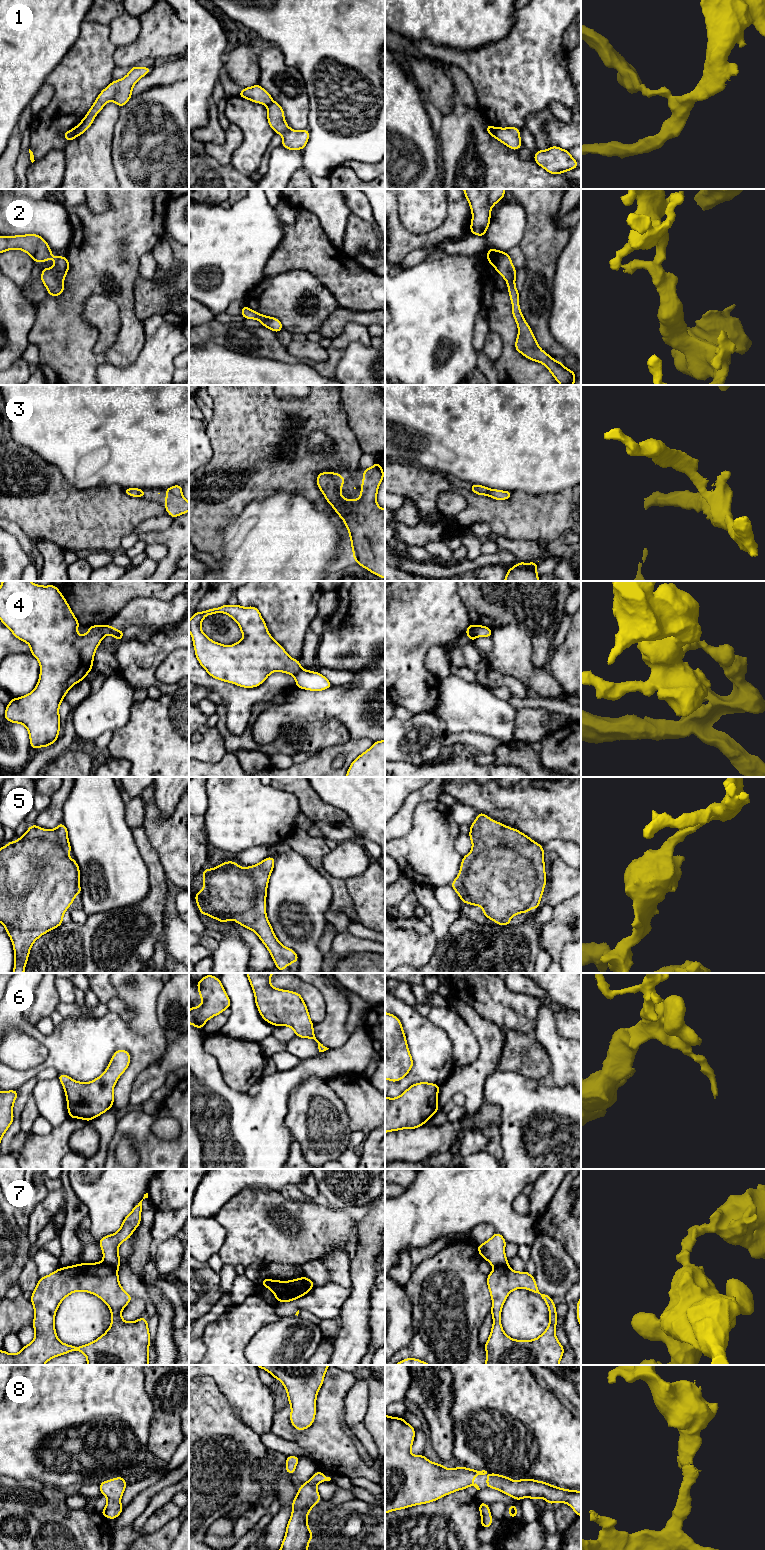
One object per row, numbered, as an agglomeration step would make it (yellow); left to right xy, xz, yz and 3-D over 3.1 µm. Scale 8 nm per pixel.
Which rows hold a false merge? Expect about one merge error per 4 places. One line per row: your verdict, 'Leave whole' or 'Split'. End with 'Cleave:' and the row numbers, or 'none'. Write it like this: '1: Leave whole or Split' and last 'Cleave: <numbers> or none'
1: Split
2: Leave whole
3: Leave whole
4: Split
5: Leave whole
6: Leave whole
7: Split
8: Leave whole
Cleave: 1, 4, 7

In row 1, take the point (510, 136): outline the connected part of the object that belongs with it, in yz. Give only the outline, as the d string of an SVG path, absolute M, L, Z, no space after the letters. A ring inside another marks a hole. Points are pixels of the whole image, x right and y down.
M495 127L495 136L497 140L512 150L518 150L522 147L520 130L517 127Z

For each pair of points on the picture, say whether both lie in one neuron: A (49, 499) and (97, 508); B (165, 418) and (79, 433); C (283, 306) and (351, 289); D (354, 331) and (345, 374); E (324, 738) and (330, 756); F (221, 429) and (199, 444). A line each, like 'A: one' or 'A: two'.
A: one
B: one
C: two
D: two
E: two
F: two

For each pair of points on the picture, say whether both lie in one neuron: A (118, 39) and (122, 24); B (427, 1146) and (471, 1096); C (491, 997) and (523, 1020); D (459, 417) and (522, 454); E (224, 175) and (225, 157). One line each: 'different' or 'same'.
A: same
B: different
C: same
D: same
E: different

